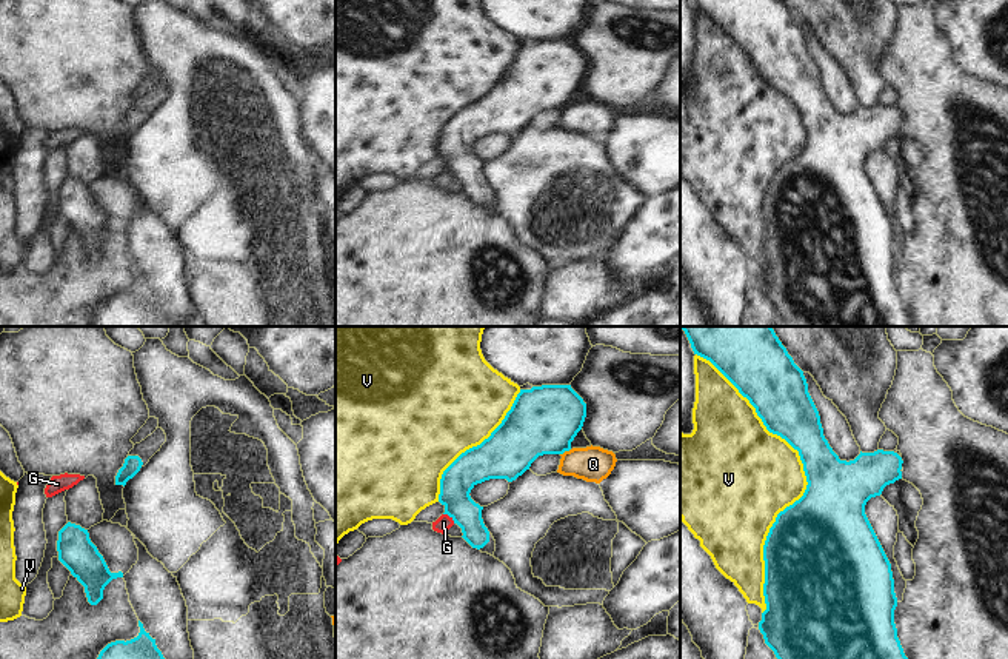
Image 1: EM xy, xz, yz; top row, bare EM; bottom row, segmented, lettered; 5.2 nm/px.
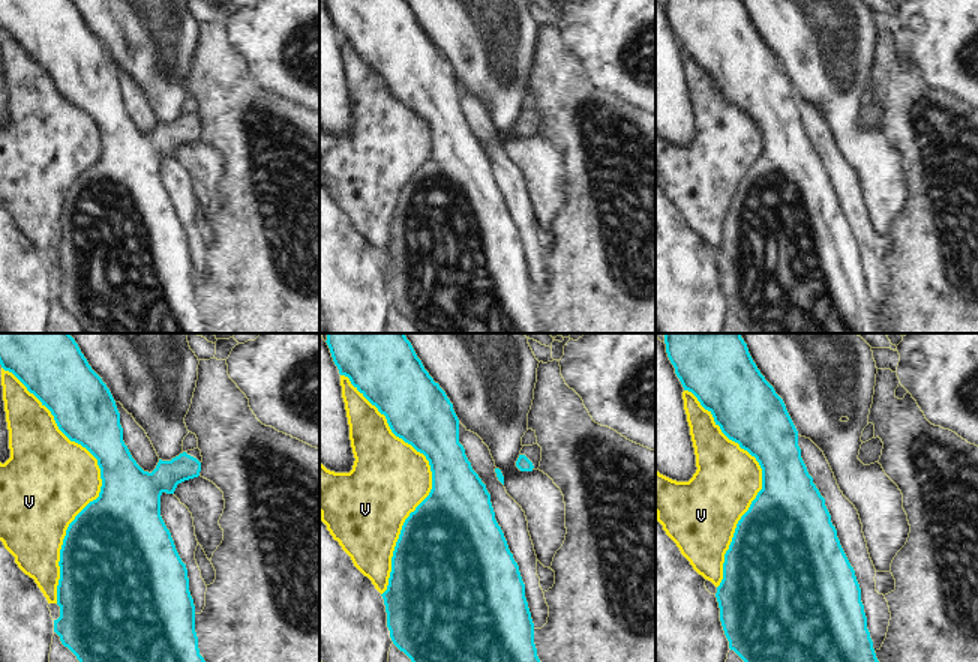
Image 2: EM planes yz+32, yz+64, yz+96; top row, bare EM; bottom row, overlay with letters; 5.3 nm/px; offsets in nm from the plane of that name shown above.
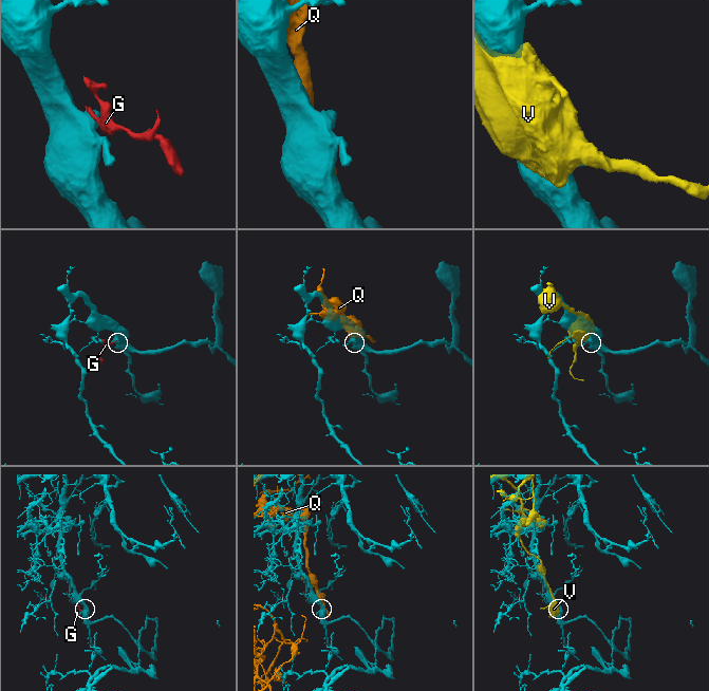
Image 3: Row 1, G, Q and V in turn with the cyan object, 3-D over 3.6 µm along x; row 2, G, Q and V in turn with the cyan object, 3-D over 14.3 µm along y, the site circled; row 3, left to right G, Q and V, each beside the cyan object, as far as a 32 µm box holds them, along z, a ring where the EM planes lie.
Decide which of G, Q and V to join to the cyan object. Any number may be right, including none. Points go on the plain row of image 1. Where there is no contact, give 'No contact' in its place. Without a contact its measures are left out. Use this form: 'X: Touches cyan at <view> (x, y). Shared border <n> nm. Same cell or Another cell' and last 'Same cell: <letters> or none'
G: Touches cyan at xz (450, 171). Shared border 80 nm. Another cell
Q: Touches cyan at xz (565, 105). Shared border 70 nm. Another cell
V: Touches cyan at yz (807, 134). Shared border 1400 nm. Another cell
Same cell: none.

